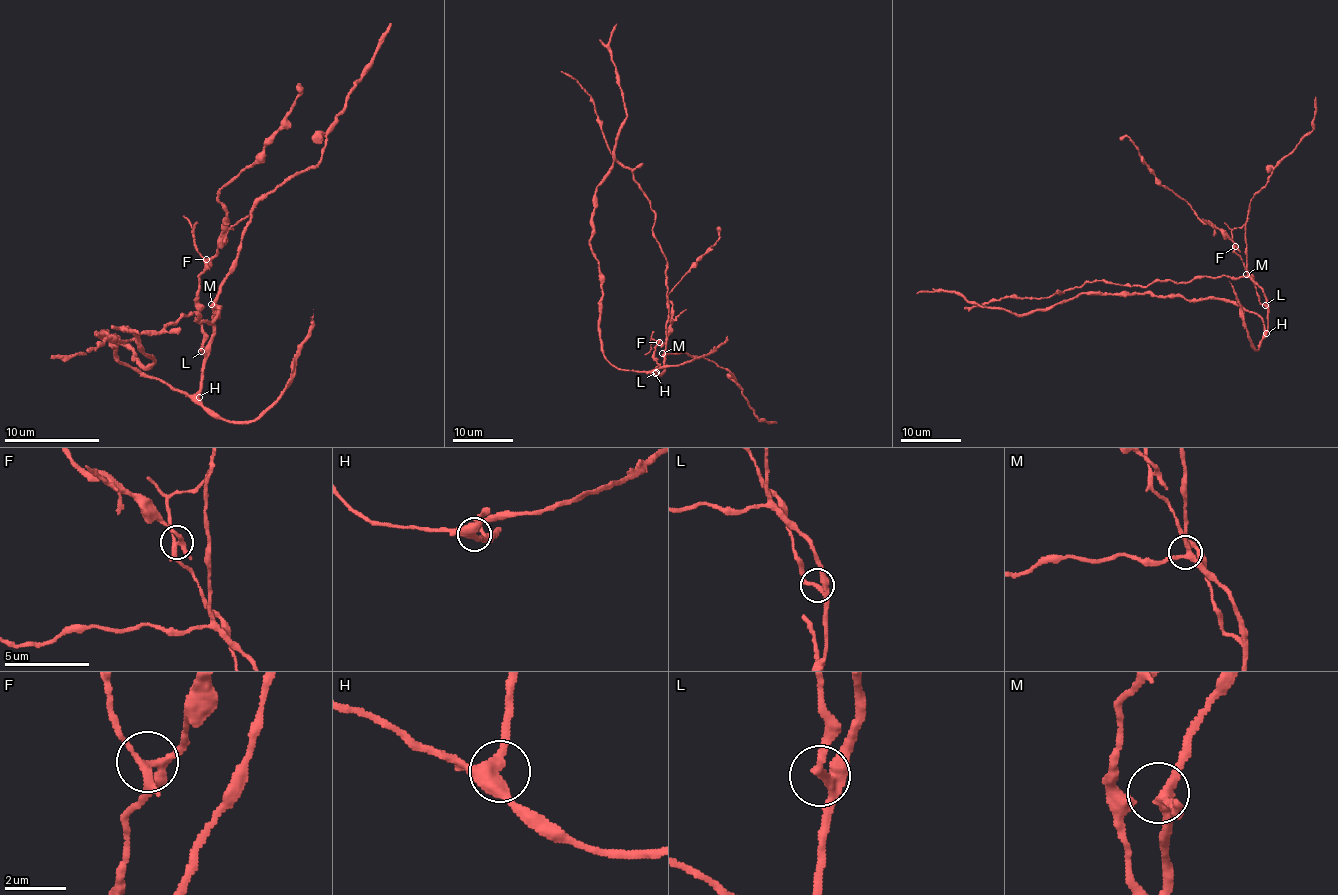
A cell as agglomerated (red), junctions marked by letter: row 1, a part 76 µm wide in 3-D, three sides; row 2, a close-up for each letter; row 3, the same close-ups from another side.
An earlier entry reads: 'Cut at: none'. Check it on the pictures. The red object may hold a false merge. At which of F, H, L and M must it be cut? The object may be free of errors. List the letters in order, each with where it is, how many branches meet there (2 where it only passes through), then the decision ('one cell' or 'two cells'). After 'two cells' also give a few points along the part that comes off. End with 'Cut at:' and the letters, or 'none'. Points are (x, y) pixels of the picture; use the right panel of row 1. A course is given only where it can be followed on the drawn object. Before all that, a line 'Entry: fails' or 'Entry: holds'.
Entry: fails
F: at (1235, 246); 4 branches meet; two cells; foreign part runs (1234, 245), (1160, 183), (1127, 136), (1119, 139)
H: at (1266, 333); 3 branches meet; one cell
L: at (1265, 305); 3 branches meet; one cell
M: at (1246, 274); 4 branches meet; one cell
Cut at: F

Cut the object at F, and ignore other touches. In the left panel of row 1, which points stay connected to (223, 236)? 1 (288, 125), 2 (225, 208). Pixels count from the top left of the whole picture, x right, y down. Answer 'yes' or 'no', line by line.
1: yes
2: yes

